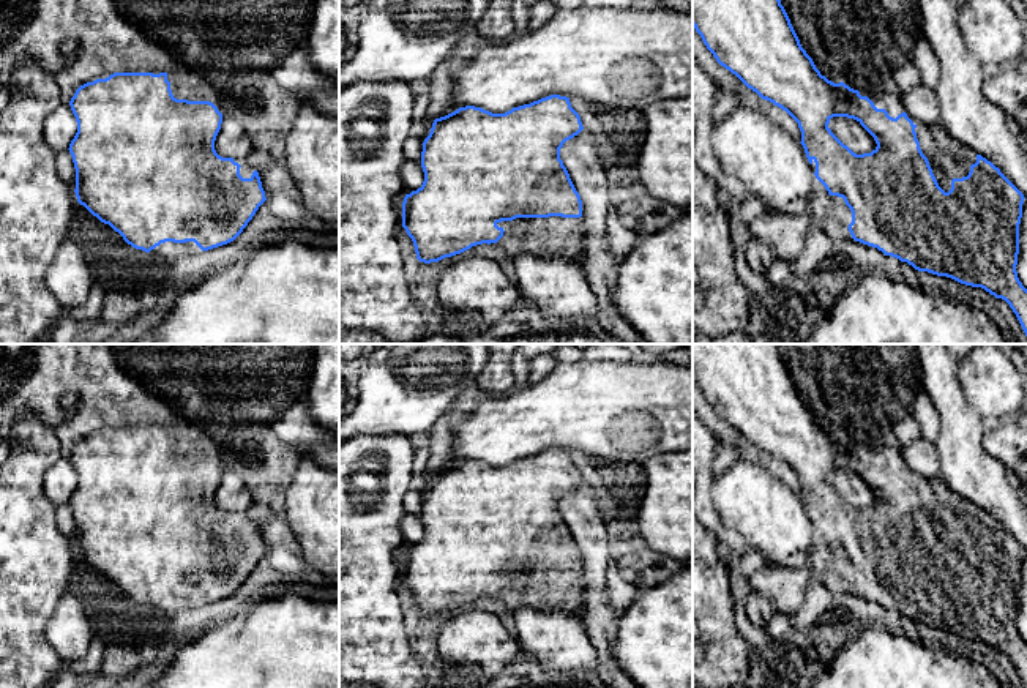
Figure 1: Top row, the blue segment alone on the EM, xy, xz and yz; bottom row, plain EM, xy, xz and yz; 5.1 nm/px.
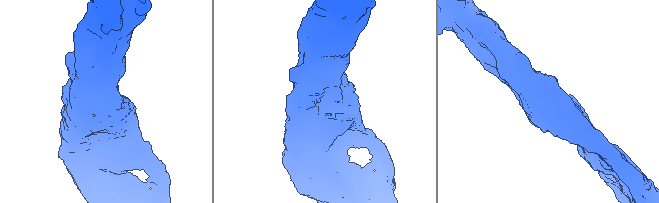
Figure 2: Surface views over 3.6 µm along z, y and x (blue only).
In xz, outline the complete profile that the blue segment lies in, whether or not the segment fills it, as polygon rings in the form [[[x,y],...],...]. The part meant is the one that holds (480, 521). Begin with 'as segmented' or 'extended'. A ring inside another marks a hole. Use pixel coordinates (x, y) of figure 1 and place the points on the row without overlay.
as segmented | [[[560,448],[513,461],[505,467],[465,459],[435,472],[423,495],[424,535],[416,544],[405,548],[402,555],[402,581],[413,595],[416,612],[431,617],[476,598],[497,596],[505,585],[497,579],[502,574],[549,570],[581,571],[582,554],[560,513],[560,502],[582,483],[581,470],[571,461],[570,451]]]

